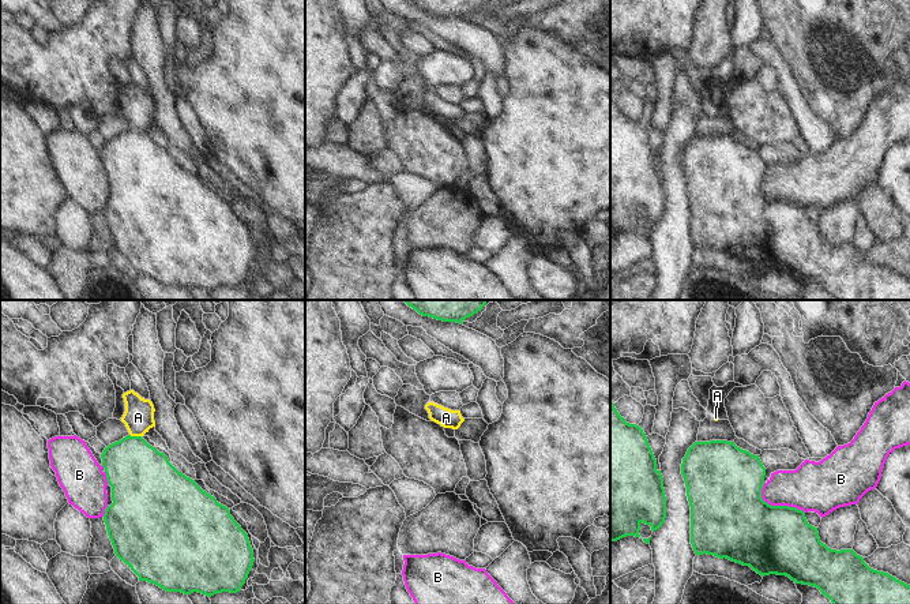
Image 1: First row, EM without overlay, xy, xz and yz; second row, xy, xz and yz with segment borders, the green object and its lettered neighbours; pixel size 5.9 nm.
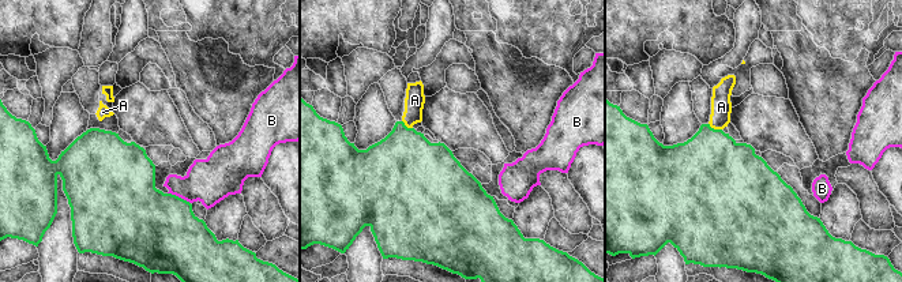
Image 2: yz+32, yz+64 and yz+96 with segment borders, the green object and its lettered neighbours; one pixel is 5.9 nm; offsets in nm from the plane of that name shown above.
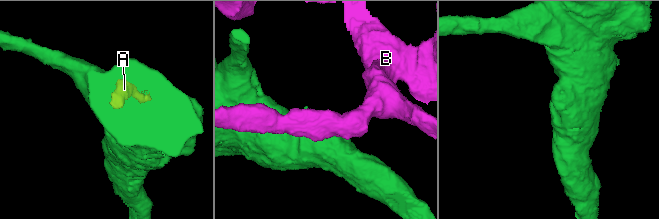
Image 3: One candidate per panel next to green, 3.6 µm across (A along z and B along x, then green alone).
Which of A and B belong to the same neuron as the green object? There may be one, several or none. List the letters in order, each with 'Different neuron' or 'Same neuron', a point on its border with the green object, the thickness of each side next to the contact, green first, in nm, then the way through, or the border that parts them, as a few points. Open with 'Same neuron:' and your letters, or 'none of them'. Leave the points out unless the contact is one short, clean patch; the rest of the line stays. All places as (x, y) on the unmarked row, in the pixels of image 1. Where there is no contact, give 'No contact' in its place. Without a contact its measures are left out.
Same neuron: none of them
A: Different neuron. Touches green at xy (135, 131). Thickness 360 nm (green) against 180 nm. Boundary: xy (130, 128), (140, 131)
B: Different neuron. Touches green at yz (775, 201). Thickness 420 nm (green) against 280 nm

